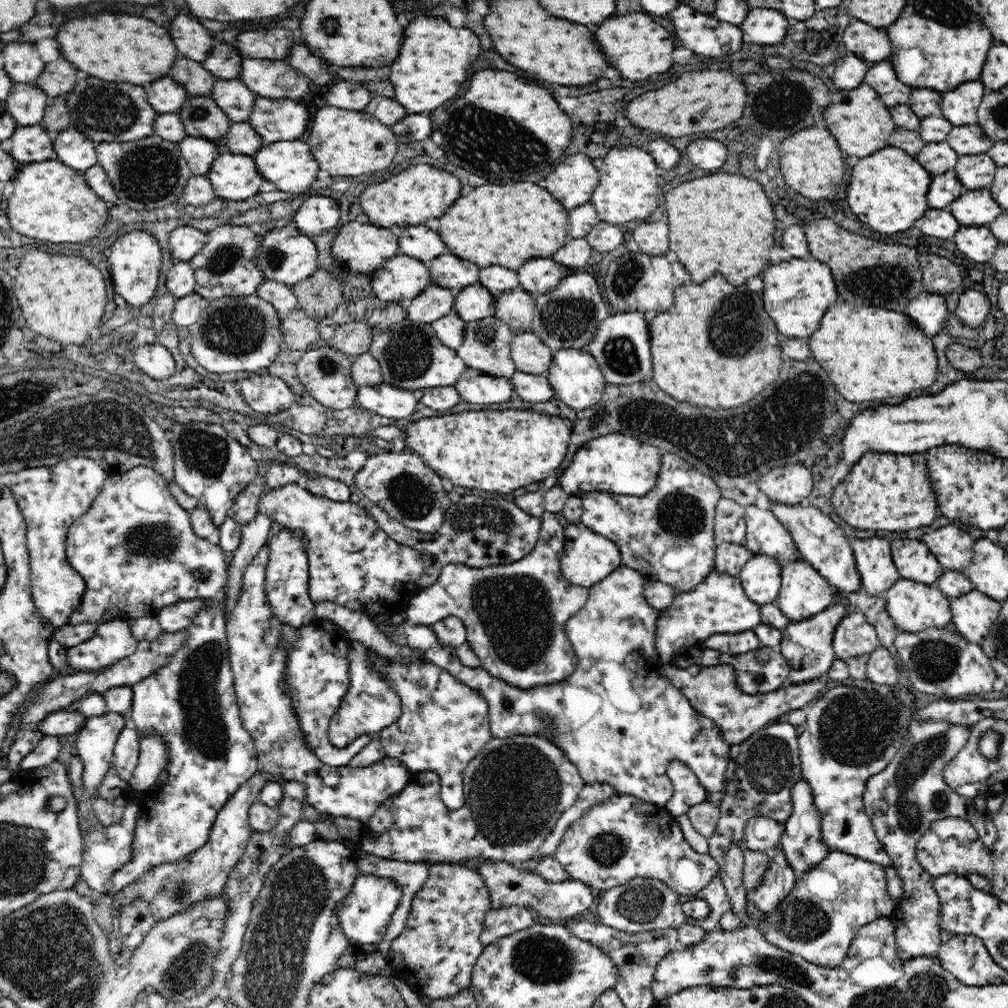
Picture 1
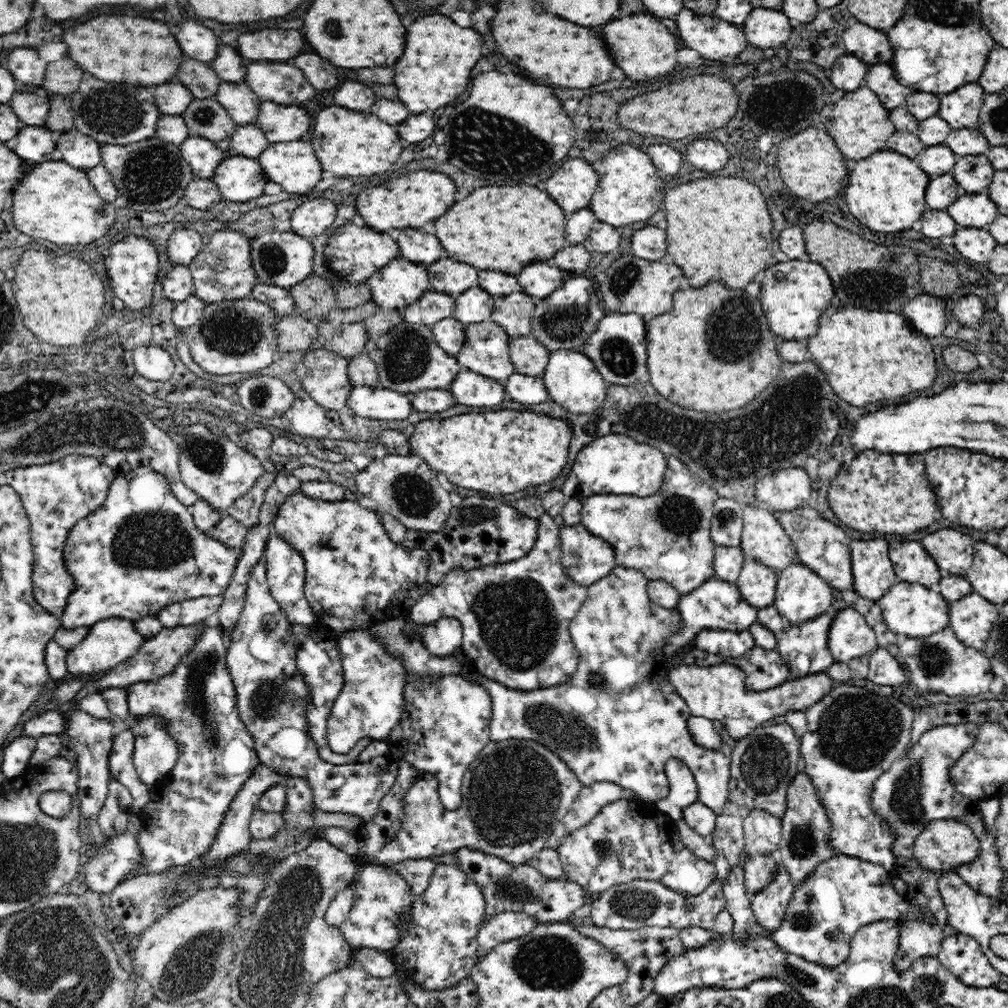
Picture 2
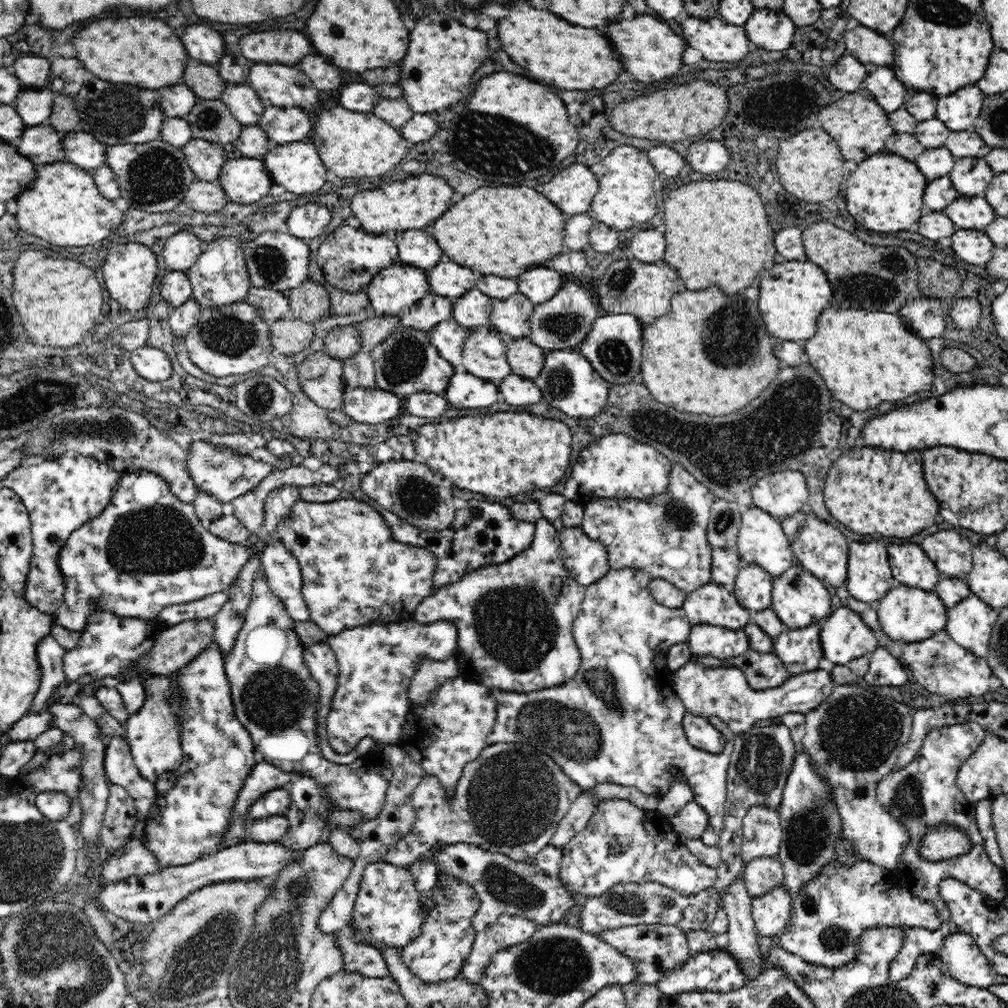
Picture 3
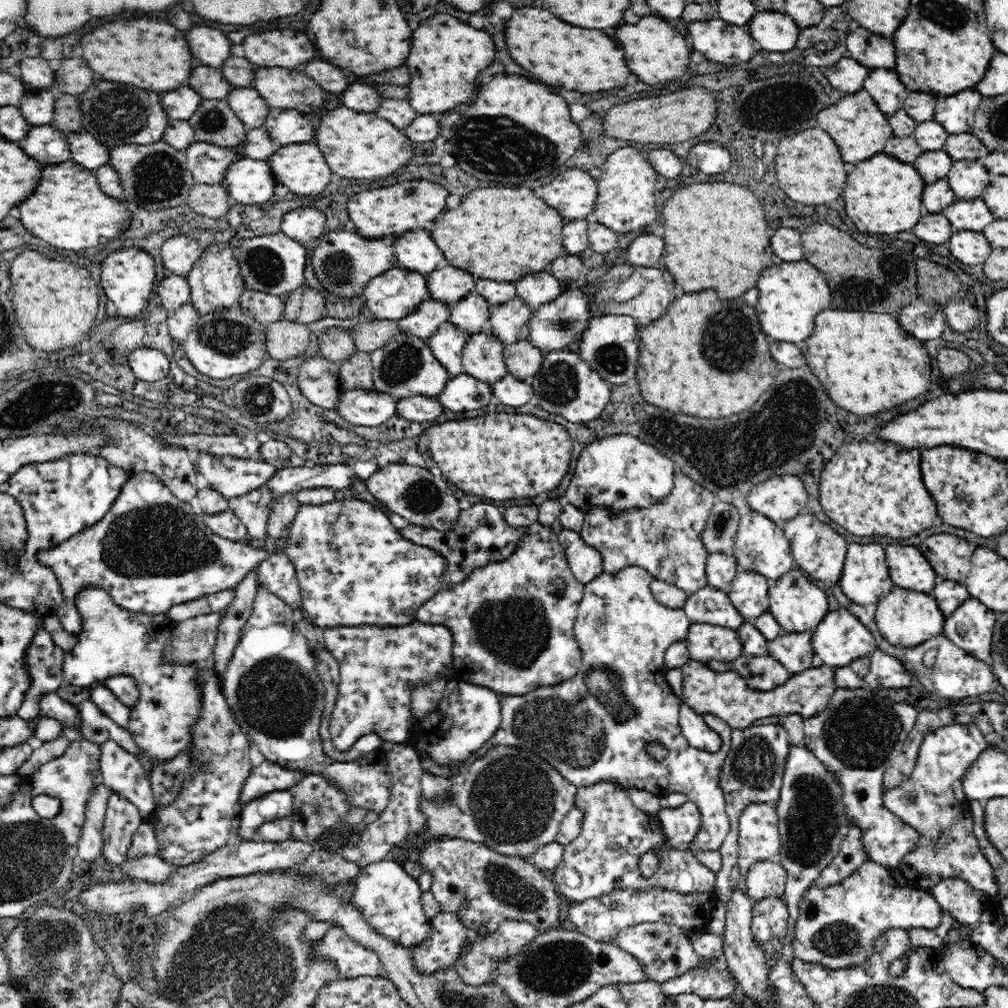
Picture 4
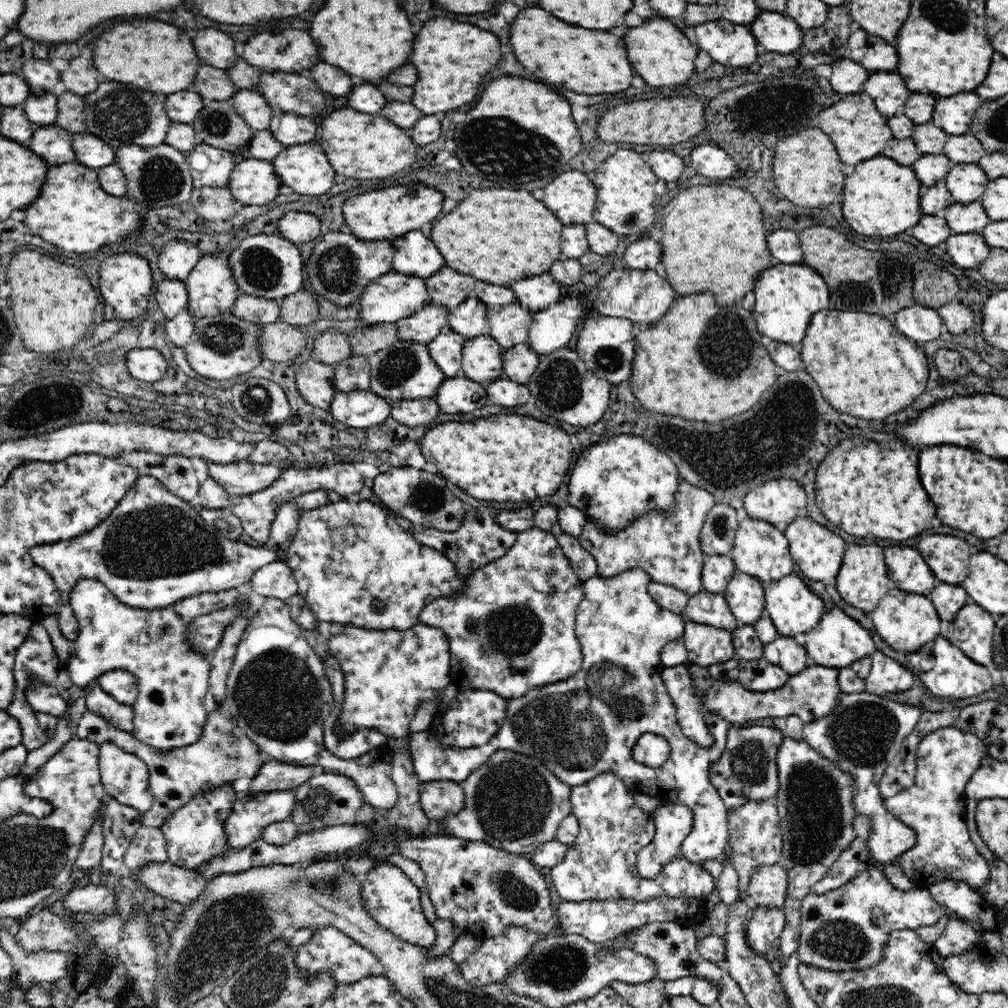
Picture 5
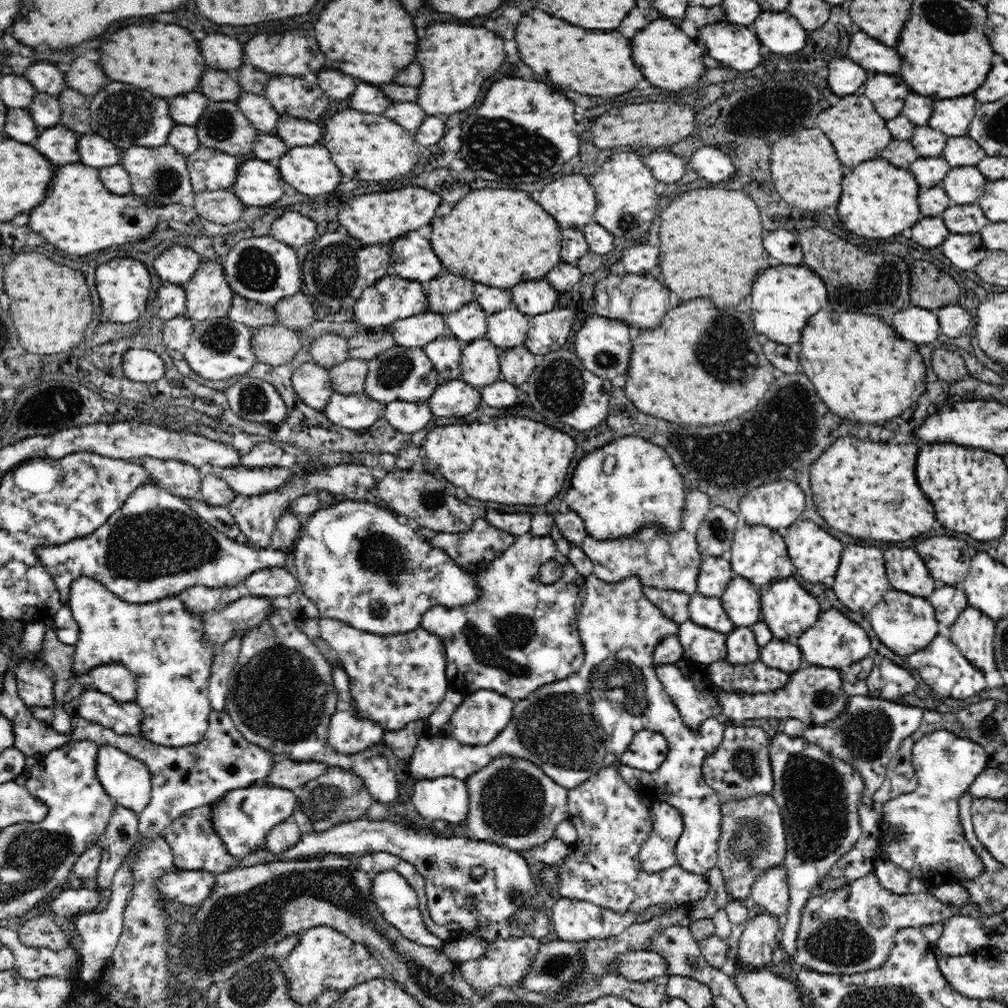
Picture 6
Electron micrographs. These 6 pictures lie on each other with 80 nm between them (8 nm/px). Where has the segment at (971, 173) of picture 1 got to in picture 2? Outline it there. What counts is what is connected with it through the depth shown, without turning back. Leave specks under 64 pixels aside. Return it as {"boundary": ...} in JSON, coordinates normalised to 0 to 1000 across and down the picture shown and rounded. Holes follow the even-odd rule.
{"boundary":[[[962,154],[949,156],[943,171],[953,191],[964,192],[979,190],[987,170],[979,154]]]}

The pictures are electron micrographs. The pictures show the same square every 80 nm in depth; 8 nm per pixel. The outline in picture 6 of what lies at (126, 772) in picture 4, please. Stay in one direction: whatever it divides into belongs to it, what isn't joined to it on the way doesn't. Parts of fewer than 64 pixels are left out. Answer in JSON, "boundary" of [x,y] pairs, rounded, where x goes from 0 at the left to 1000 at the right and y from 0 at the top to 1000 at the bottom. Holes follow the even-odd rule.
{"boundary":[[[100,740],[95,750],[95,770],[104,787],[110,790],[117,799],[141,806],[150,793],[151,771],[149,763],[139,753],[131,752],[131,749],[123,747],[114,740]]]}

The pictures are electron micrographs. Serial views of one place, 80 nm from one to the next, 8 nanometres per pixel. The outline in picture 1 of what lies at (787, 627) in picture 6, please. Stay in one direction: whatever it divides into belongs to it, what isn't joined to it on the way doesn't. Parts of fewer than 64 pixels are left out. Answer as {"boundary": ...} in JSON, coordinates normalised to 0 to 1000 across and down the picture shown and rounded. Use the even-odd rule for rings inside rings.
{"boundary":[[[797,556],[783,558],[775,565],[774,573],[775,582],[769,598],[785,617],[791,618],[800,615],[813,606],[819,605],[819,602],[825,599],[824,579],[813,571],[802,558]]]}

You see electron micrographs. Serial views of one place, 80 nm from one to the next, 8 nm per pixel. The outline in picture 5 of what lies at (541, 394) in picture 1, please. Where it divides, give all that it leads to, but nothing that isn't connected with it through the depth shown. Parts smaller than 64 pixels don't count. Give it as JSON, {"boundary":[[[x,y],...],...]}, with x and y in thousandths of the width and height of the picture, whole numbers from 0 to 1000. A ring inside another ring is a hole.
{"boundary":[[[498,373],[492,379],[482,382],[481,386],[486,401],[502,405],[522,401],[527,394],[521,381],[508,379],[502,373]]]}

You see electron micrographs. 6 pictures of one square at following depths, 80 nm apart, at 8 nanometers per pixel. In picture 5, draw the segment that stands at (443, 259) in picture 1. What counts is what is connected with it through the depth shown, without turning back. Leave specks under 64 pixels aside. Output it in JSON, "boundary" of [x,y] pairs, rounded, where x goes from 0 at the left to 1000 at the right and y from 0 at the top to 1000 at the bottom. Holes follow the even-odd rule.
{"boundary":[[[440,264],[422,278],[426,300],[449,309],[457,300],[470,293],[472,278]]]}

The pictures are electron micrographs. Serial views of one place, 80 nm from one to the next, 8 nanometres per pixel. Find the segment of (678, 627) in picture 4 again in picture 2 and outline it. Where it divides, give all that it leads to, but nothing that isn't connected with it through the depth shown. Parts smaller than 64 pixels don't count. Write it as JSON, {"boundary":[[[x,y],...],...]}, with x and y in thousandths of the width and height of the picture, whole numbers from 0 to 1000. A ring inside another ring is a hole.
{"boundary":[[[612,562],[603,571],[582,581],[581,595],[564,617],[564,628],[574,649],[574,658],[572,666],[562,677],[534,685],[513,686],[486,676],[462,662],[458,663],[456,670],[477,679],[488,691],[486,735],[524,733],[536,737],[563,759],[577,780],[585,780],[588,776],[609,776],[649,796],[663,790],[664,775],[660,759],[665,753],[673,753],[687,765],[692,781],[692,795],[704,801],[712,810],[723,789],[729,733],[721,728],[714,714],[707,714],[704,717],[716,730],[716,740],[712,744],[702,743],[687,735],[682,720],[686,705],[664,676],[661,651],[658,648],[663,633],[678,622],[678,615],[672,604],[659,603],[647,597],[642,588],[643,576],[635,565]]]}

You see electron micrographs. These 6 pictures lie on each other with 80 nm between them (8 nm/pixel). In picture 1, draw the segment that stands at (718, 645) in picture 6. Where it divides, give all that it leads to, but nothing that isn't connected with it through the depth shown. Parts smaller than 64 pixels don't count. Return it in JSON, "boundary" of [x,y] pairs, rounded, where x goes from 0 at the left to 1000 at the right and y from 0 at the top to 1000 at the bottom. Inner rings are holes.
{"boundary":[[[739,625],[731,628],[706,629],[700,636],[695,638],[706,645],[715,646],[718,649],[733,650],[753,644],[756,639],[750,628],[746,625]]]}

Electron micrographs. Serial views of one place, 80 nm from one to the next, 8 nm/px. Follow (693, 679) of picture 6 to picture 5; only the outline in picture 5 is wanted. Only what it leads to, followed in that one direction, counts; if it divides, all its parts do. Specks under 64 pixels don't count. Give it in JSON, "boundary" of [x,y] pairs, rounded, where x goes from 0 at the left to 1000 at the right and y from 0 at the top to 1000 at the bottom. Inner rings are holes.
{"boundary":[[[683,657],[673,661],[660,661],[655,667],[659,681],[670,696],[673,716],[677,726],[692,738],[692,740],[706,740],[706,730],[702,726],[698,709],[706,707],[702,704],[688,681],[688,673],[684,668]]]}

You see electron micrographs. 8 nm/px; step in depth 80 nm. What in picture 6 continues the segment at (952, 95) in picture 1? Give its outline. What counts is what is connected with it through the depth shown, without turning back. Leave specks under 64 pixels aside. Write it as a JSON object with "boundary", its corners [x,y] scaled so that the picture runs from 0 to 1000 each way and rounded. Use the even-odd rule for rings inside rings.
{"boundary":[[[966,93],[928,100],[921,124],[939,136],[958,135],[970,104]]]}

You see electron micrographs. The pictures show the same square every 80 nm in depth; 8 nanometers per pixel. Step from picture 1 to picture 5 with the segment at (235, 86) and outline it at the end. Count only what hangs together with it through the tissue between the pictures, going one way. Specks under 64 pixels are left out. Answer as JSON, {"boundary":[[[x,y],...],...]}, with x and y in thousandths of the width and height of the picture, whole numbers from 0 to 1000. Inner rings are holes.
{"boundary":[[[236,88],[230,97],[235,112],[252,130],[266,129],[272,115],[271,107],[257,90]]]}

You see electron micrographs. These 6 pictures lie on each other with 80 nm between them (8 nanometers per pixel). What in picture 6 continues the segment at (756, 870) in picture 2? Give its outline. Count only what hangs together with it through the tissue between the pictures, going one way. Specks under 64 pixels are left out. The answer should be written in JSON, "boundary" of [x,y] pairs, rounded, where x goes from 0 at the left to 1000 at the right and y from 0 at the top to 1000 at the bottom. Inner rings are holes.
{"boundary":[[[778,859],[764,860],[752,868],[744,890],[749,901],[758,901],[765,908],[779,912],[784,895],[781,862]]]}

